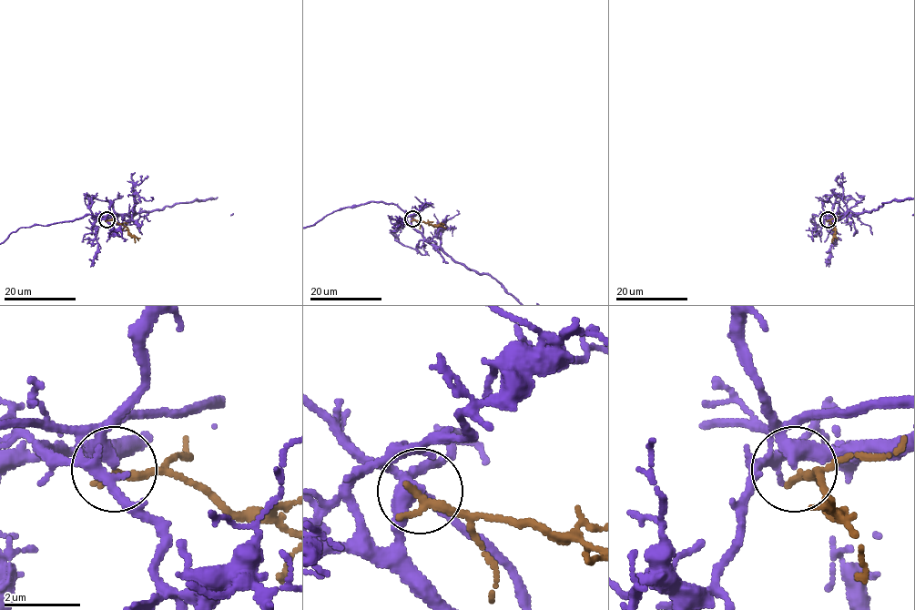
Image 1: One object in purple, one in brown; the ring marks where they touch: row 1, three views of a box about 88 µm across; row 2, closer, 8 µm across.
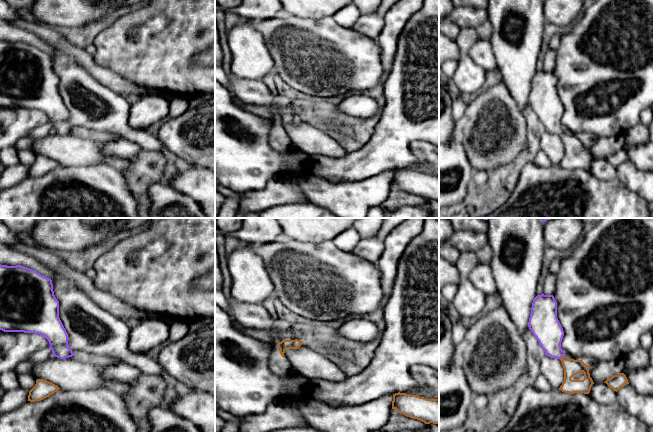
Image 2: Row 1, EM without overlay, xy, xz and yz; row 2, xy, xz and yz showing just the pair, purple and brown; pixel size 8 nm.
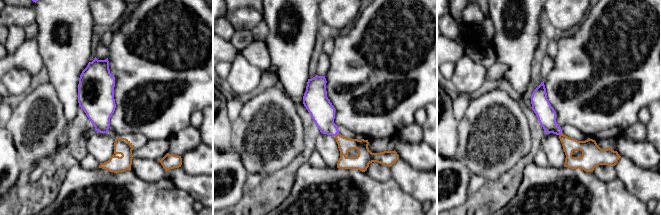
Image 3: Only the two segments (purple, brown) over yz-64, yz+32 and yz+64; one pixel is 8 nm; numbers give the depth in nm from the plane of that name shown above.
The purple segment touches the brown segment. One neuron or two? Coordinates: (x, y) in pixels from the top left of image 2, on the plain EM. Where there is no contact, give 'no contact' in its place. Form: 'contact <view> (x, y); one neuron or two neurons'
contact yz (561, 132); one neuron

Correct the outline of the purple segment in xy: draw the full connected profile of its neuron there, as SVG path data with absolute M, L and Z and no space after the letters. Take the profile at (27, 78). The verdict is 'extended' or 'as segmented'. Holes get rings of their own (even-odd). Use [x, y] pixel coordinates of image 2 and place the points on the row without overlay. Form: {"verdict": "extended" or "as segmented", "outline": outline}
{"verdict": "as segmented", "outline": "M0 40L0 106L40 110L48 116L53 132L65 135L75 131L69 124L68 110L59 94L59 77L54 71L52 56L21 41Z"}

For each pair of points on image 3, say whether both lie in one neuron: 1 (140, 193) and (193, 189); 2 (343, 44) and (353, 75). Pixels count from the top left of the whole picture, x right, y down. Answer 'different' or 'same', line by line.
1: different
2: same

